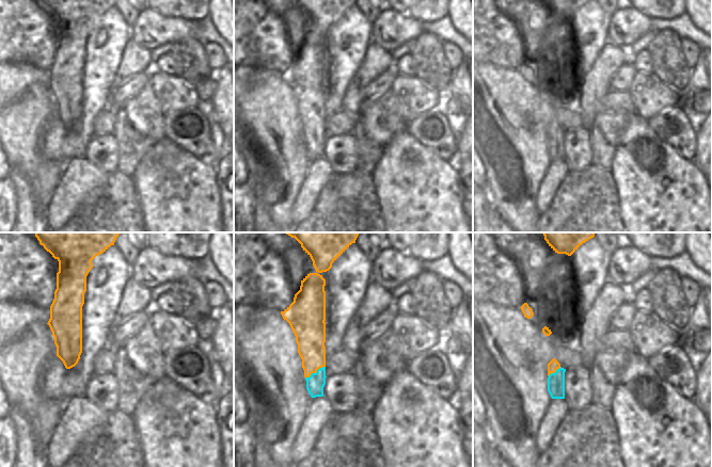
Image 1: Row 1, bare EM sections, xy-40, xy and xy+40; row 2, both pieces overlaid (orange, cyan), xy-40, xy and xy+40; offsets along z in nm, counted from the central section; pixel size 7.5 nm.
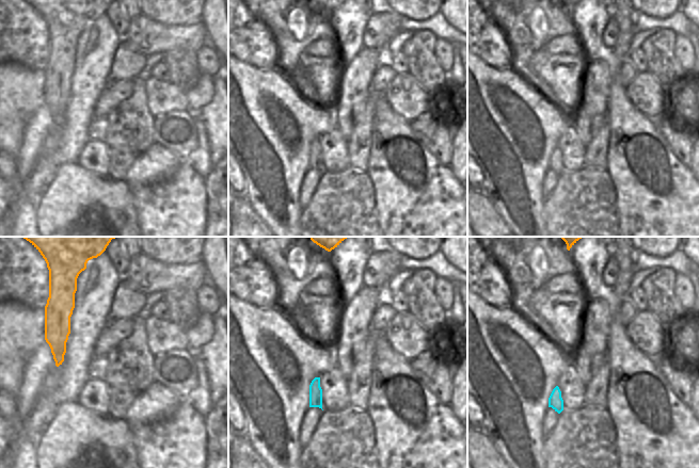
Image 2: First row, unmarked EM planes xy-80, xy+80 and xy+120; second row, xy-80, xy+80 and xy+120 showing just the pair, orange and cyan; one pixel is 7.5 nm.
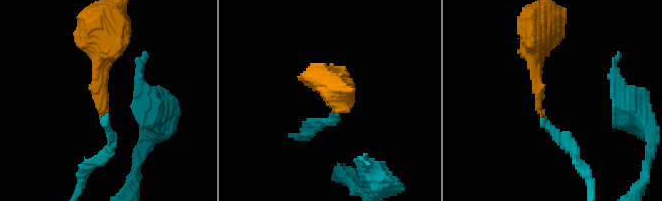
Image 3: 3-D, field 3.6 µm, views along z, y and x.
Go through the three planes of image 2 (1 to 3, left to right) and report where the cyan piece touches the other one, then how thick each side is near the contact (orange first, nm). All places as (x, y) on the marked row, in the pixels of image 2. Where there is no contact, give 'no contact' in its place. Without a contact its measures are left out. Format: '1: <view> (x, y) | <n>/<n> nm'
1: no contact
2: no contact
3: no contact

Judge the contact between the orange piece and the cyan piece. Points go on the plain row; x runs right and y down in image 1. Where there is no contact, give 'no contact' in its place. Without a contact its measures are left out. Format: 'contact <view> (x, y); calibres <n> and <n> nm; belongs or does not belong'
contact xy (315, 133); calibres 220 and 140 nm; does not belong

